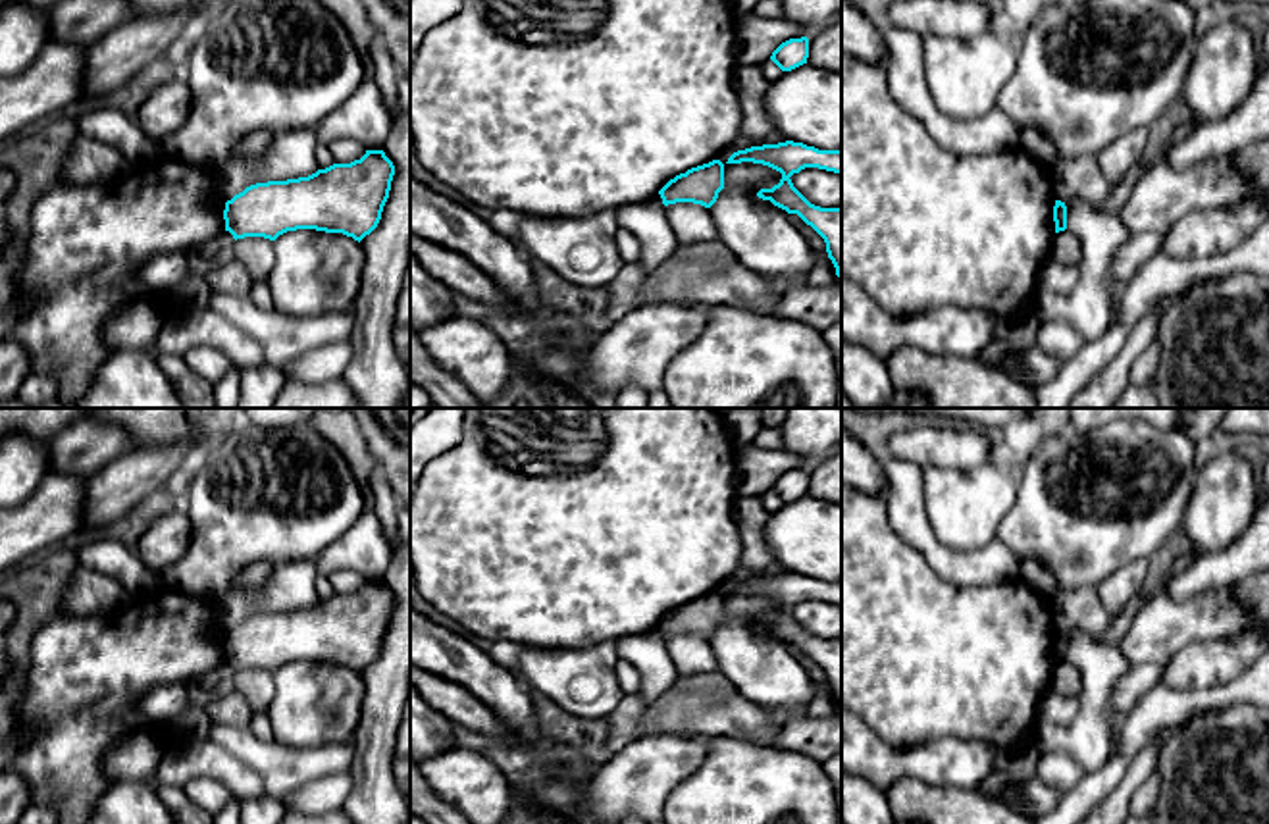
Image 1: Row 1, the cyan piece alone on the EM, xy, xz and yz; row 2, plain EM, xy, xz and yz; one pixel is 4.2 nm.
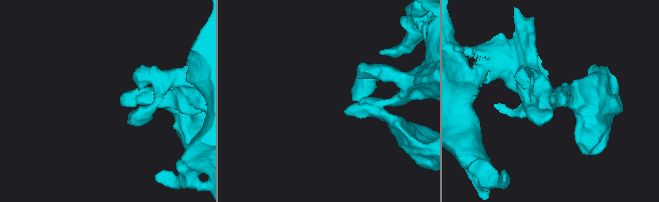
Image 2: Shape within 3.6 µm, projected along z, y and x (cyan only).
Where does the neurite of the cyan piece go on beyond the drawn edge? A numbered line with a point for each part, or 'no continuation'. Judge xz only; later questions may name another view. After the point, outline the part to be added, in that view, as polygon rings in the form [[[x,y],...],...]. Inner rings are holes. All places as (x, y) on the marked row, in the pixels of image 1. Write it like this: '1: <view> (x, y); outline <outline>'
no continuation

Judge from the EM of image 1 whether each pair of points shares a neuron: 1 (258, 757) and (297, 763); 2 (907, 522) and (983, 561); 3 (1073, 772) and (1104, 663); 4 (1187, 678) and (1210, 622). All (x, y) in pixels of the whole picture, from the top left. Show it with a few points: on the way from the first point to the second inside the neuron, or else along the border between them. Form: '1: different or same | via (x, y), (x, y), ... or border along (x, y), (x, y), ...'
1: same | via (268, 759), (287, 763)
2: same | via (927, 541), (946, 561), (963, 561)
3: different | border along (1040, 753), (1065, 751), (1087, 772)
4: different | border along (1227, 636), (1191, 642), (1164, 667)

